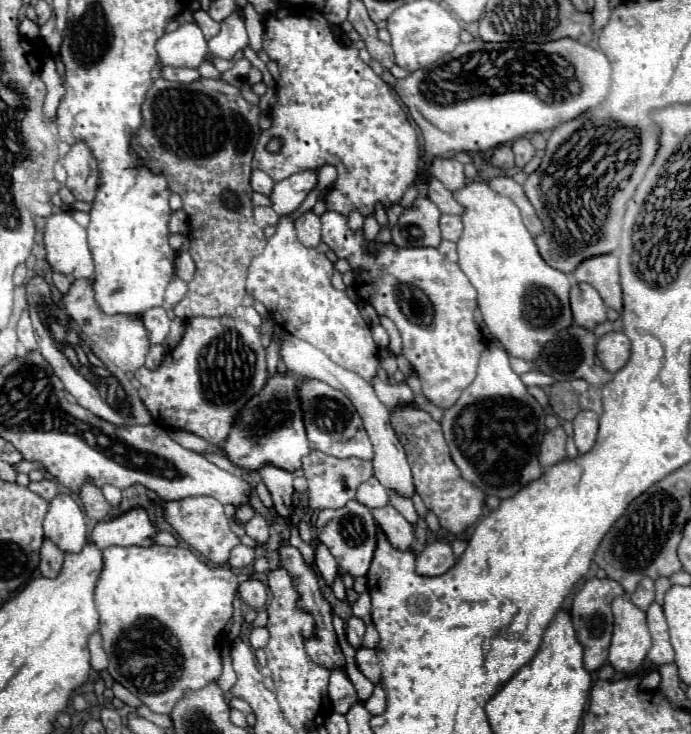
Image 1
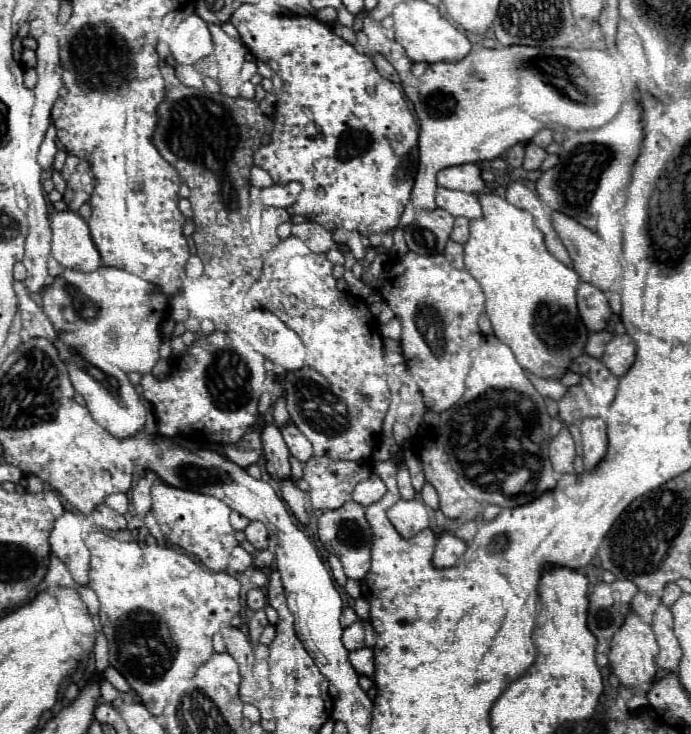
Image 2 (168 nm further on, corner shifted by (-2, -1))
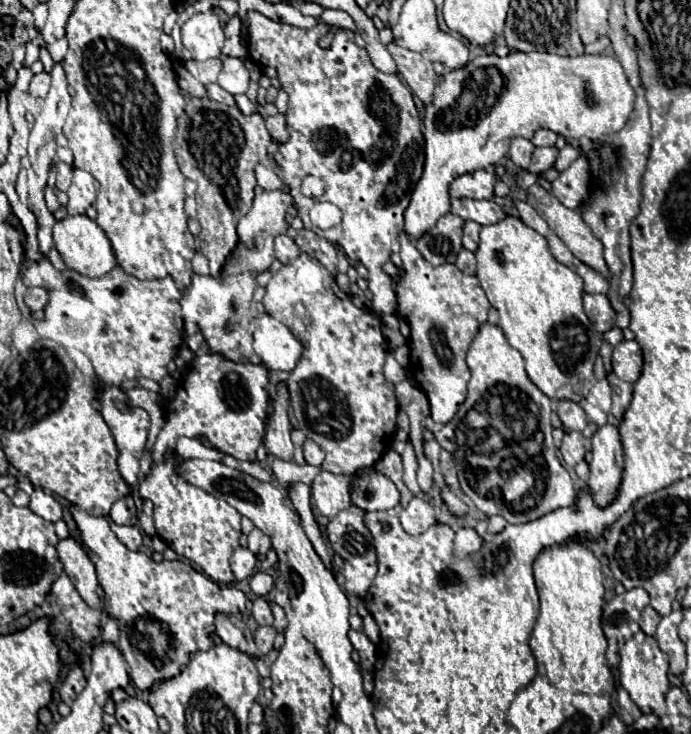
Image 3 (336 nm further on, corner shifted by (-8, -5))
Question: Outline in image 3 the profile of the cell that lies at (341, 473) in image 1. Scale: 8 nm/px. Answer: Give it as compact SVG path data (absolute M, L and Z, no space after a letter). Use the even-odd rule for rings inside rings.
M322 471L314 483L312 489L312 501L318 507L318 511L332 519L342 509L350 507L350 477L348 475L334 475L328 471Z

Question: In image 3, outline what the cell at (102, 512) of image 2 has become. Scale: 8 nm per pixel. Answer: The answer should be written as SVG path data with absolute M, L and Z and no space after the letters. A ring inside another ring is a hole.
M110 523L114 535L130 549L130 551L138 551L142 545L142 531L138 531L138 527L120 527L116 523Z

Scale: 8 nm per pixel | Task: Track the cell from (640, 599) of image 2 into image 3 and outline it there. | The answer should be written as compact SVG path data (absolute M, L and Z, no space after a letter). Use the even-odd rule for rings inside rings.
M646 607L646 609L642 611L642 619L640 619L638 625L640 625L640 629L642 629L646 635L654 637L658 623L660 623L660 615L656 615L656 611L652 611L652 607Z

